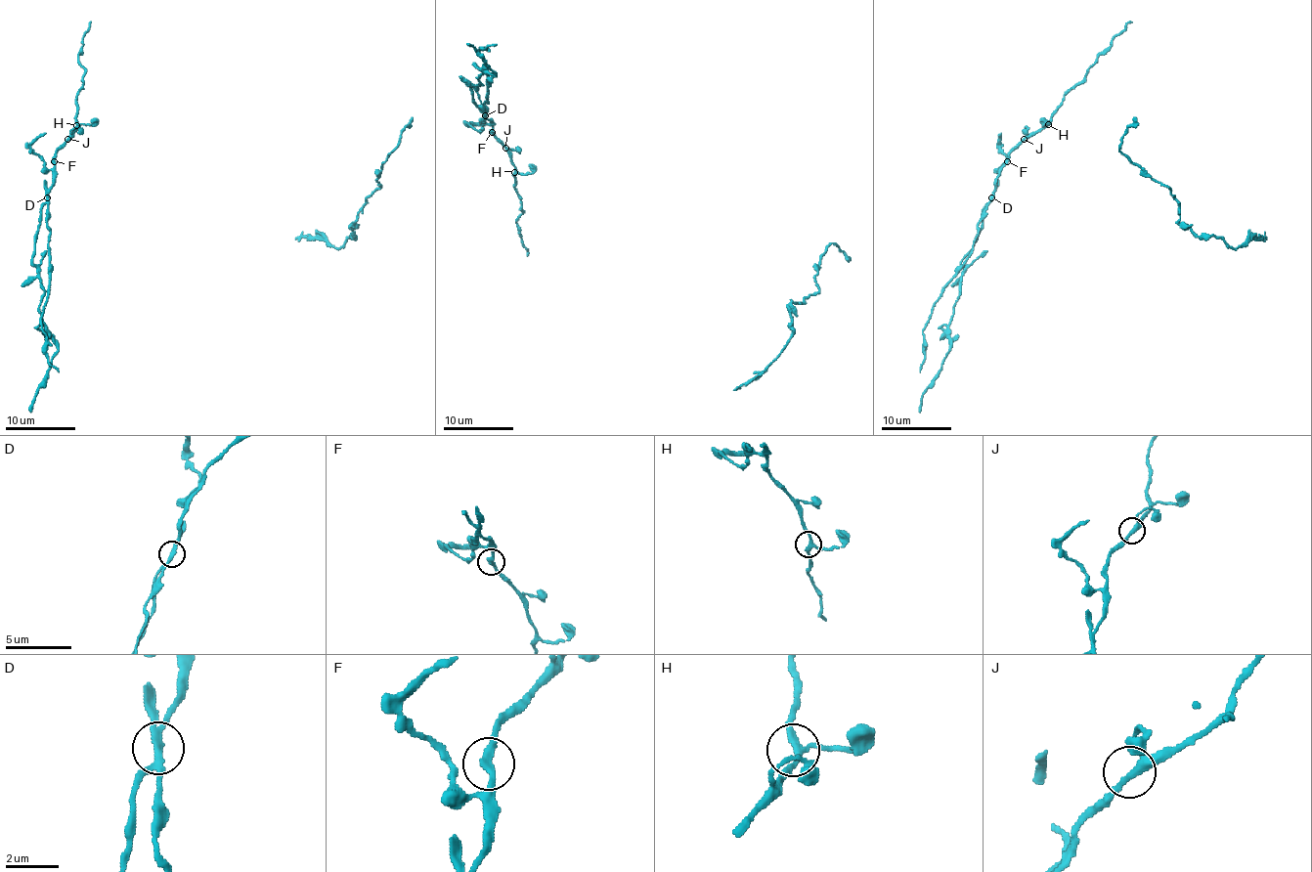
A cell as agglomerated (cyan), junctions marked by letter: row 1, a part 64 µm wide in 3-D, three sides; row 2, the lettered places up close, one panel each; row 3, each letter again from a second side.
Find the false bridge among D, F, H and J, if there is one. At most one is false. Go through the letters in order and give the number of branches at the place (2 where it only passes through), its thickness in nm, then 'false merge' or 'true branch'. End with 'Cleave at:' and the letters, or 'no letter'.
D: 3 | 240 nm | false merge
F: 2 | 280 nm | true branch
H: 3 | 240 nm | true branch
J: 3 | 240 nm | true branch
Cleave at: D

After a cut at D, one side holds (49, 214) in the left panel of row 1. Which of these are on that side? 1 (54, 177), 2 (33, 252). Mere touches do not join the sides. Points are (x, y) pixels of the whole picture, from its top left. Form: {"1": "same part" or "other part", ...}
{"1": "other part", "2": "other part"}

